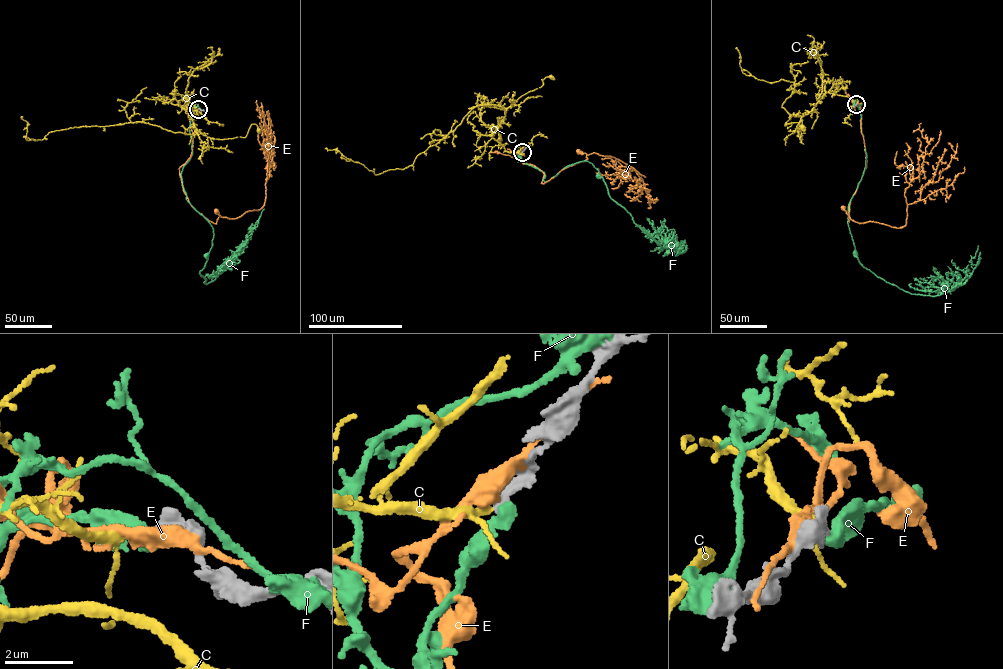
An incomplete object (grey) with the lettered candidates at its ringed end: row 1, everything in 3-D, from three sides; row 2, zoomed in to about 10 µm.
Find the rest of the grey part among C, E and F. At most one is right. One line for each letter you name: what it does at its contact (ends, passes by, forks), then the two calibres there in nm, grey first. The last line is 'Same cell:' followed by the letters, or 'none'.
Same cell: none

